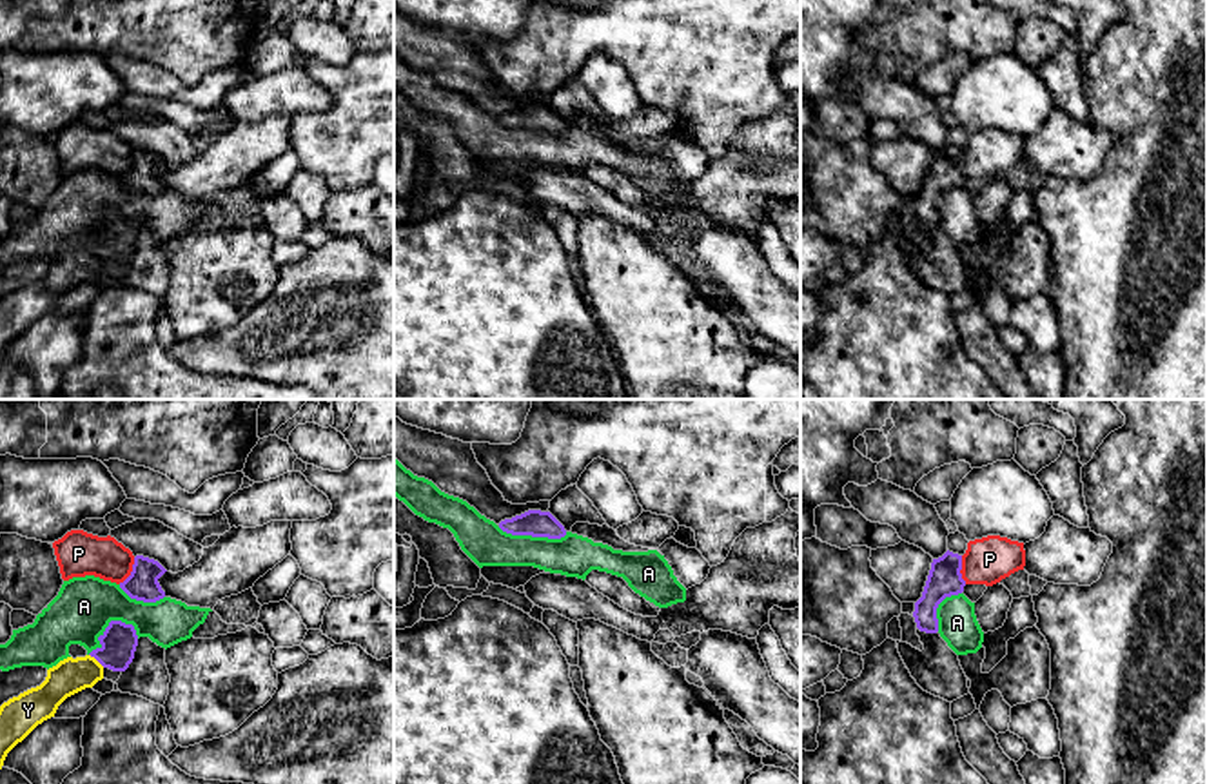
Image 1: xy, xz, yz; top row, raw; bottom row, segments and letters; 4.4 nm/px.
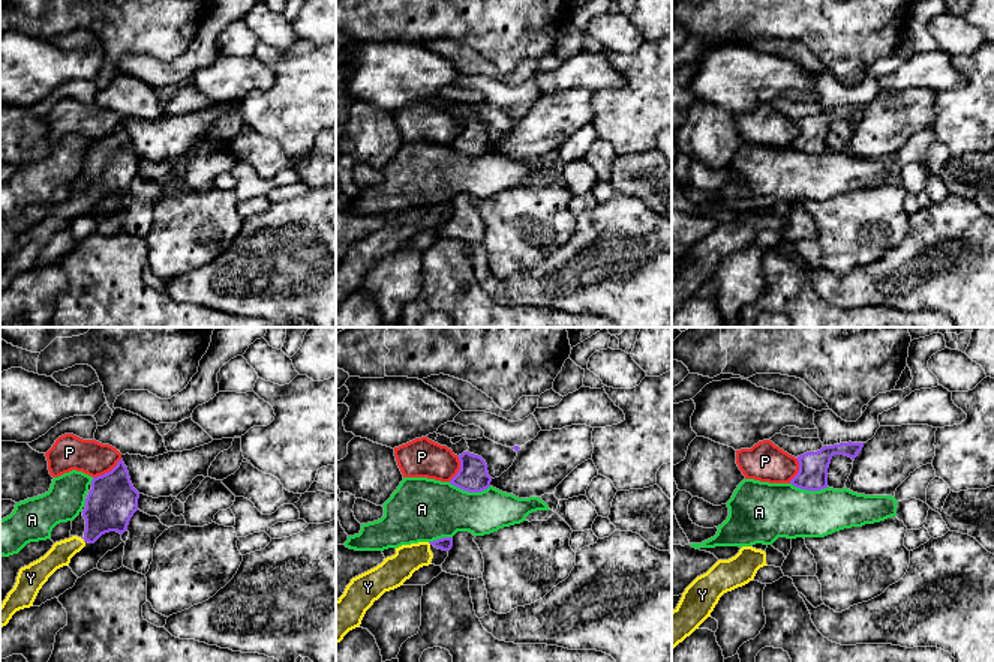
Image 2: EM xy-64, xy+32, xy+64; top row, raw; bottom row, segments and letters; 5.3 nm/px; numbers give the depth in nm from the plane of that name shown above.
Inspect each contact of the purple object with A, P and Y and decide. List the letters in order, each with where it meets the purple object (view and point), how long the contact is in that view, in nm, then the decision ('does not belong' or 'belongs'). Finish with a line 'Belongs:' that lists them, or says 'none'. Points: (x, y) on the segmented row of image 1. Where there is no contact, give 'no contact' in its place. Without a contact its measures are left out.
A: meets purple in xy at (106, 628); contact 240 nm long; does not belong
P: meets purple in xy at (131, 572); contact 140 nm long; does not belong
Y: meets purple in xy at (97, 659); contact 90 nm long; belongs
Belongs: Y

